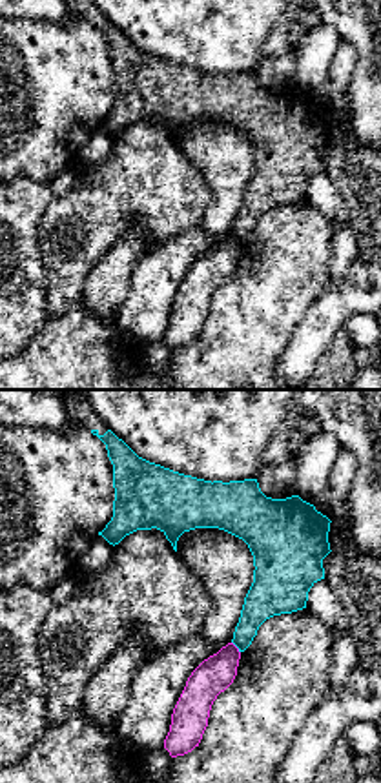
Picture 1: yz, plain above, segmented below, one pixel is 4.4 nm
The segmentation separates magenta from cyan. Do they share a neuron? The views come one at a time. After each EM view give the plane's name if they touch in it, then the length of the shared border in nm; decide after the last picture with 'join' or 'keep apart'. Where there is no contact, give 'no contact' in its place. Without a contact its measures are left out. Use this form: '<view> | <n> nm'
yz | 70 nm

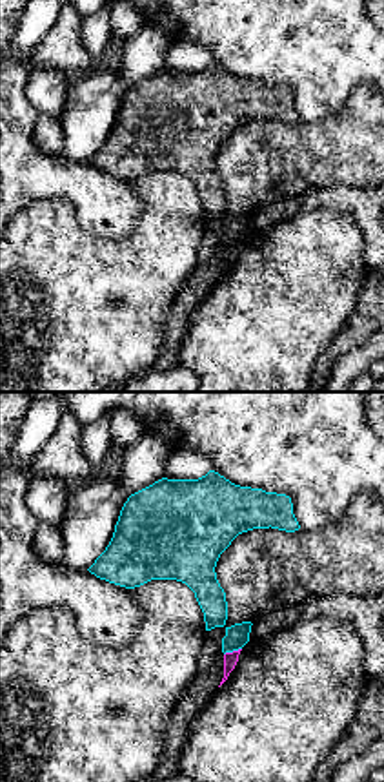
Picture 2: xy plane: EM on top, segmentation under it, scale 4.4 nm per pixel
xy | 90 nm

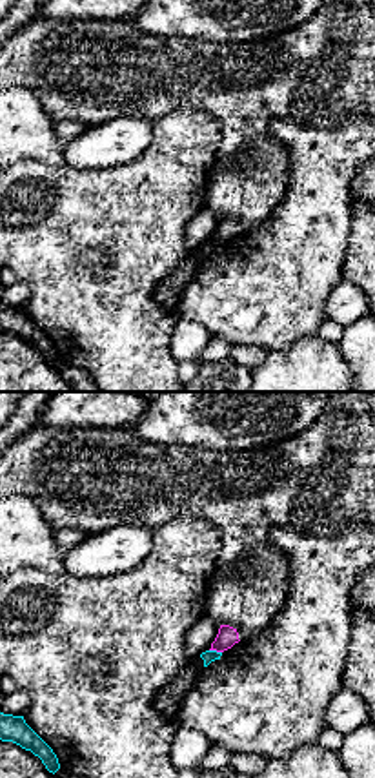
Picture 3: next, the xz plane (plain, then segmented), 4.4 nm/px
xz | 60 nm

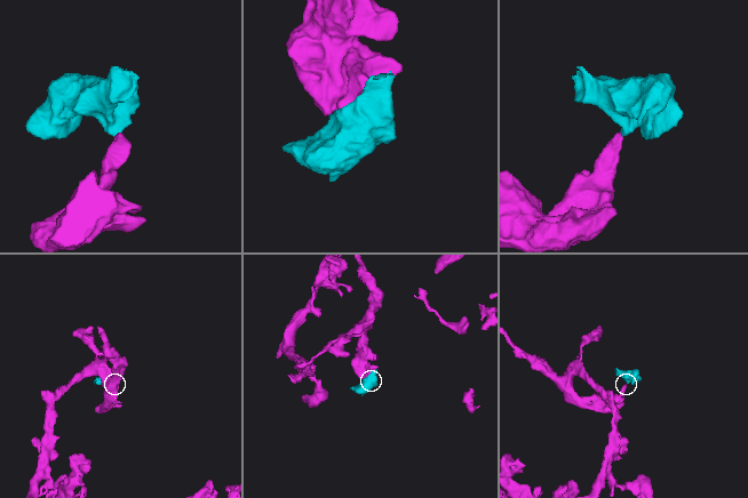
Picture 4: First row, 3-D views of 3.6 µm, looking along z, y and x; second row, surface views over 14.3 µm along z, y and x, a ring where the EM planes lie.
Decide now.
keep apart

